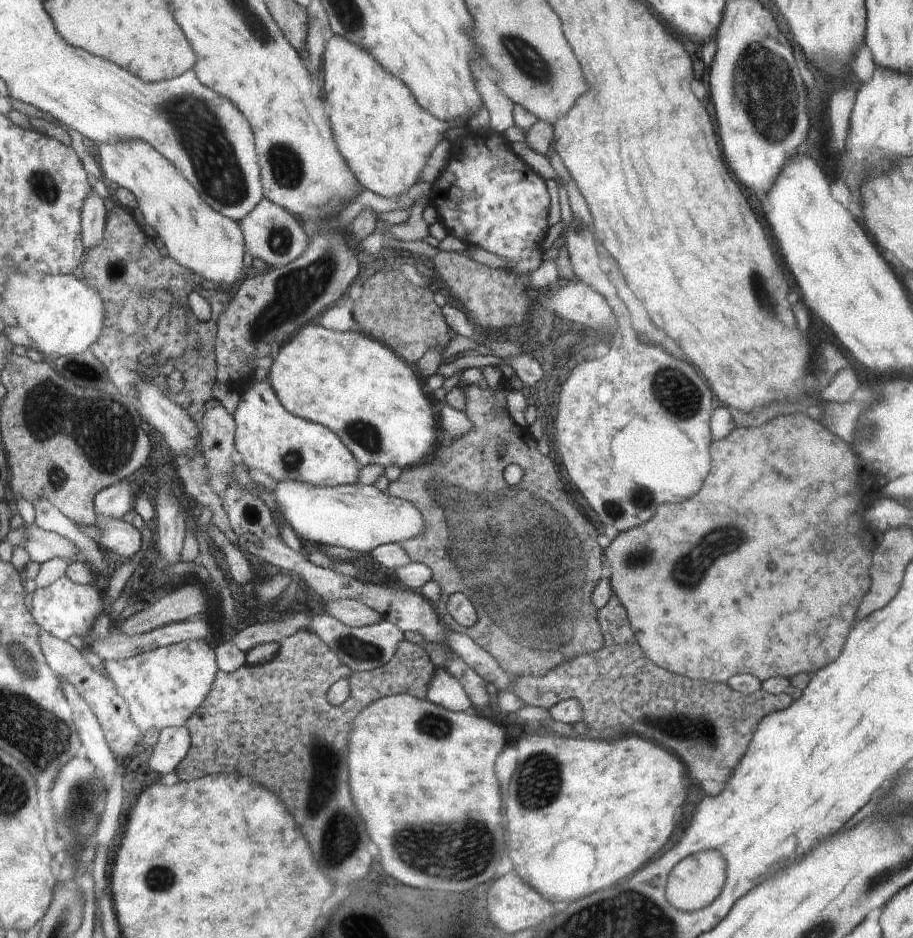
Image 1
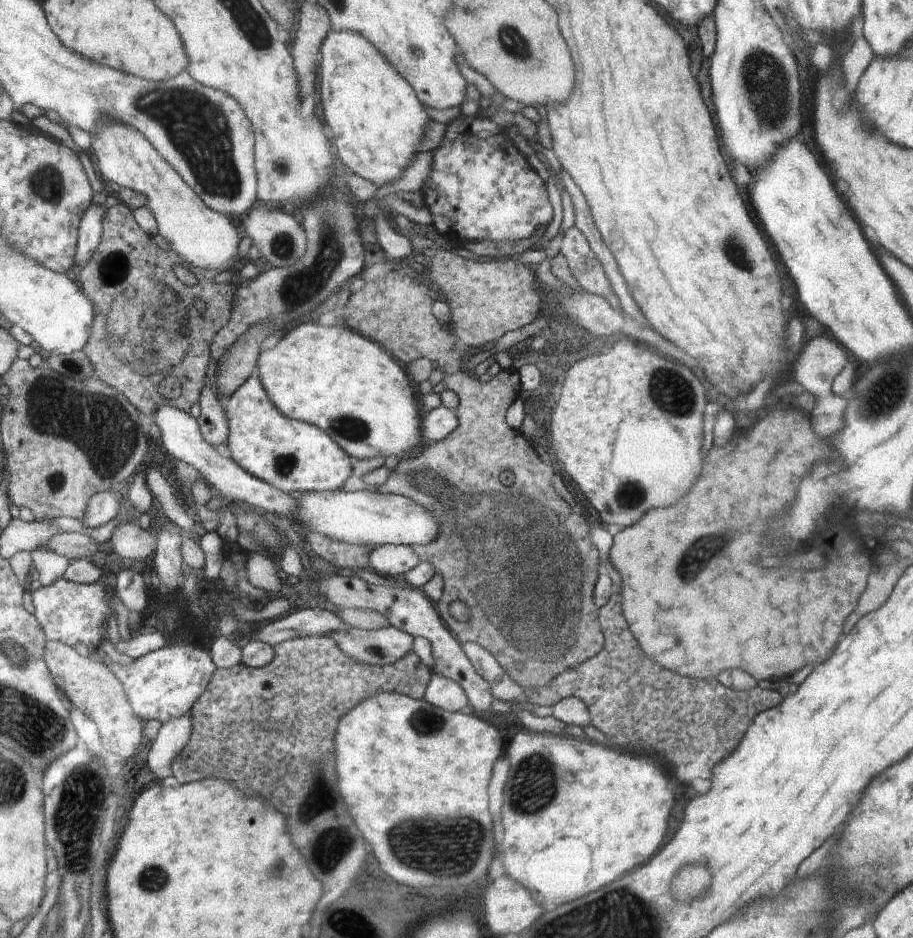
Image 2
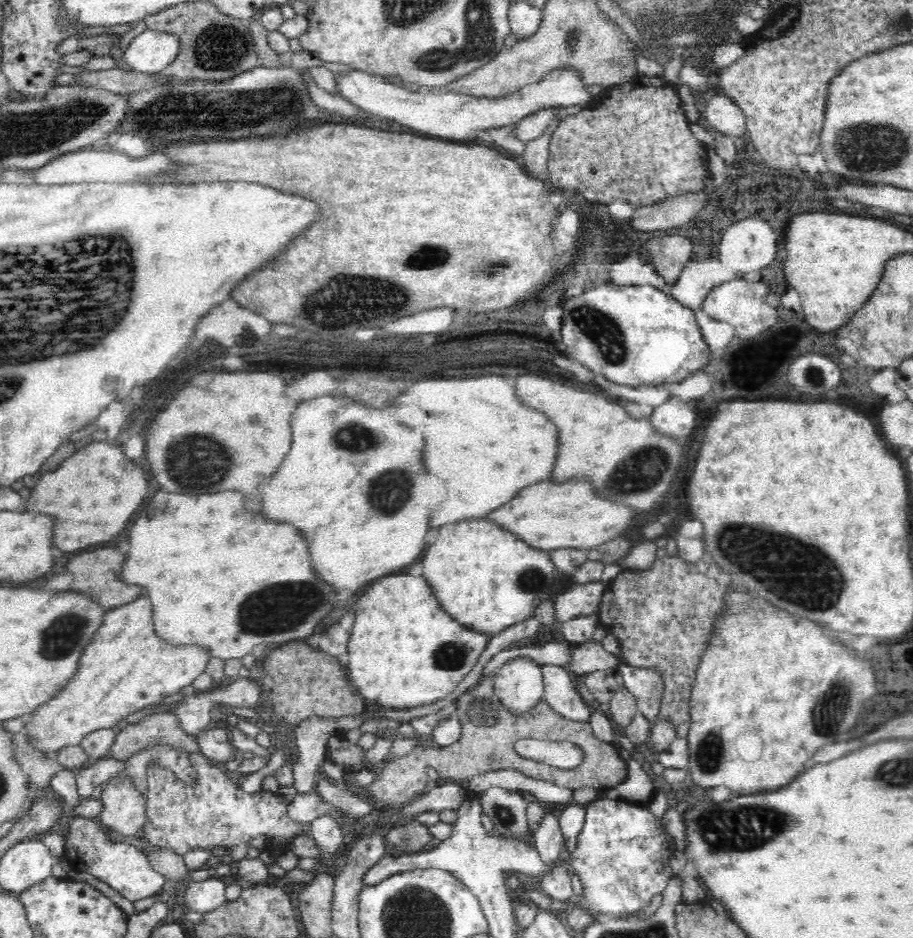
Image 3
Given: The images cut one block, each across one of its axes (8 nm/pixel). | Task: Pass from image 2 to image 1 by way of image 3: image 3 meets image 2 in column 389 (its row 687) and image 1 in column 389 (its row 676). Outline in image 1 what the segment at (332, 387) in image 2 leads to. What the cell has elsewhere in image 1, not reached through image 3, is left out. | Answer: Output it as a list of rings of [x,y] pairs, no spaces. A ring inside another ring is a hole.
[[[307,324],[283,347],[280,346],[271,368],[260,374],[271,381],[276,396],[289,413],[331,429],[351,449],[361,467],[367,464],[379,464],[384,468],[396,465],[403,470],[424,462],[426,454],[434,453],[436,424],[432,402],[422,392],[416,372],[375,338],[356,331],[338,332],[320,324]]]

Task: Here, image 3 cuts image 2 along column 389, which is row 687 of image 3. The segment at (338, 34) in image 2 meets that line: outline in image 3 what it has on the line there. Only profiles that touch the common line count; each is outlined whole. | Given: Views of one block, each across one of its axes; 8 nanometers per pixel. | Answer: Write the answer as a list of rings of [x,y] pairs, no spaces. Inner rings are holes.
[[[140,595],[134,602],[105,611],[100,628],[97,628],[92,641],[84,647],[76,672],[68,684],[65,684],[56,696],[44,701],[32,712],[32,720],[26,724],[26,730],[30,734],[30,748],[36,750],[40,758],[52,759],[54,754],[58,755],[67,747],[78,746],[91,732],[104,728],[118,729],[122,718],[126,718],[128,714],[142,710],[150,704],[162,702],[162,698],[192,684],[202,672],[205,672],[212,657],[208,656],[208,652],[200,652],[201,647],[174,647],[157,638],[153,632],[152,608],[148,608],[148,600],[144,598],[145,595]]]

